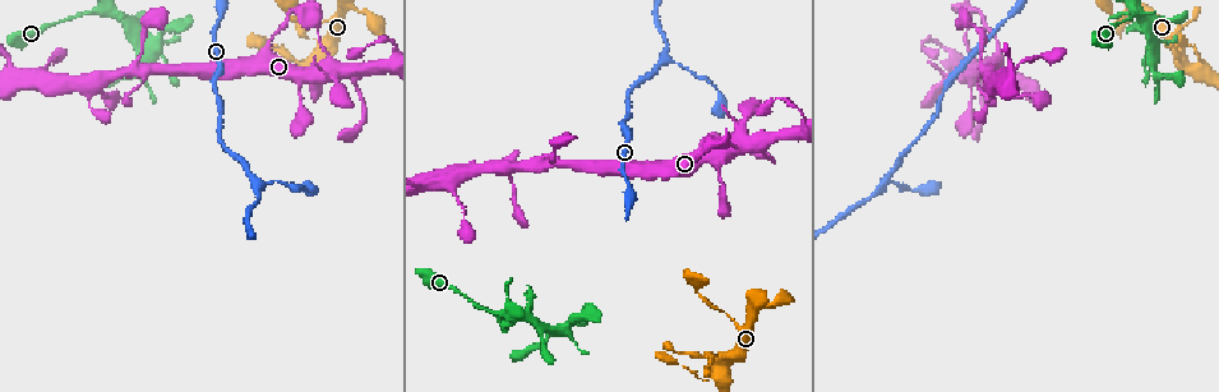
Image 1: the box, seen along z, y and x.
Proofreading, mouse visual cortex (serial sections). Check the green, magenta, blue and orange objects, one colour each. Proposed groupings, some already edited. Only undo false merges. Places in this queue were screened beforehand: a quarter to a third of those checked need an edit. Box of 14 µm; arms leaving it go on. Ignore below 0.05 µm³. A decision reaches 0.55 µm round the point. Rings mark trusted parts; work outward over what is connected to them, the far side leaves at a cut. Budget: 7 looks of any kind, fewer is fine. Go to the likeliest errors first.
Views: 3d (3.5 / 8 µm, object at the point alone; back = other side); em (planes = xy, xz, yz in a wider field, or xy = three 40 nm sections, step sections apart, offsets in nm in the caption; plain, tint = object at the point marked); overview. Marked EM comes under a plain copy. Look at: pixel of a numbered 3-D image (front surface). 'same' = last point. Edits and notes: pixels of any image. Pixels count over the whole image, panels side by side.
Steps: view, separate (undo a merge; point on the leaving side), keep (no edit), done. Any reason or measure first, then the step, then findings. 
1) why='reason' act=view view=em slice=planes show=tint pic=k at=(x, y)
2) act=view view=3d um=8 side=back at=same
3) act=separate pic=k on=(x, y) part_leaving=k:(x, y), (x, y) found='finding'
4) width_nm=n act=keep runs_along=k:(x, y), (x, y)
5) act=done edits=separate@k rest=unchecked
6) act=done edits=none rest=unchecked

why='narrows sharply' act=view view=3d um=3.5 pic=1 at=(715, 356)

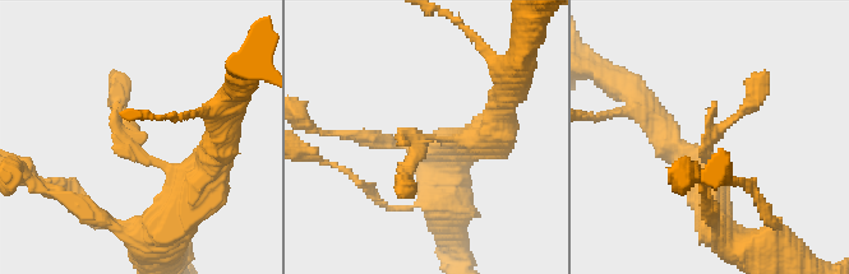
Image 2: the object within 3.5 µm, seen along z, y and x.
act=view view=em slice=xy step=3 show=tint pic=2 at=(427, 138)

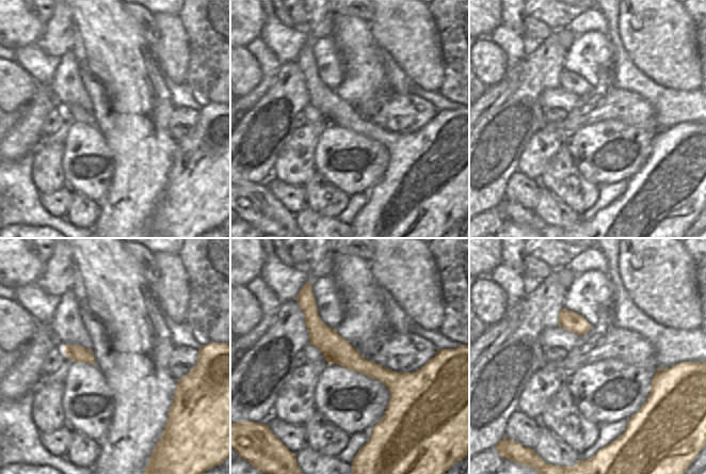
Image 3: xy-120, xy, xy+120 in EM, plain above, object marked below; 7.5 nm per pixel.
act=keep runs_along=2:(213, 167), (201, 182), (153, 163), (119, 93) found='all the same cell'

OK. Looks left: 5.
why='sharp bend' act=view view=3d um=8 side=back pic=1 at=(101, 11)

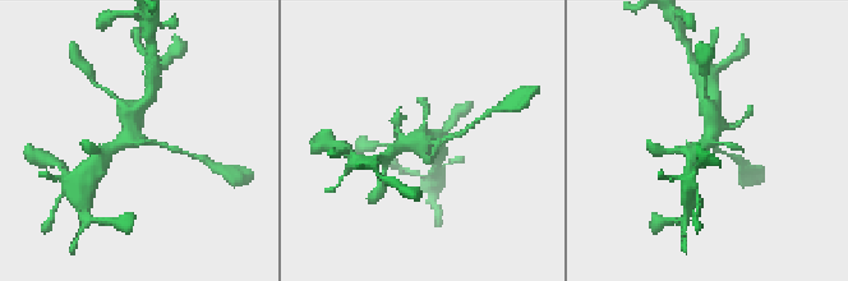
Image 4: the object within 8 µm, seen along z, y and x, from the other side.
act=view view=em slice=planes show=tint pic=4 at=(132, 140)

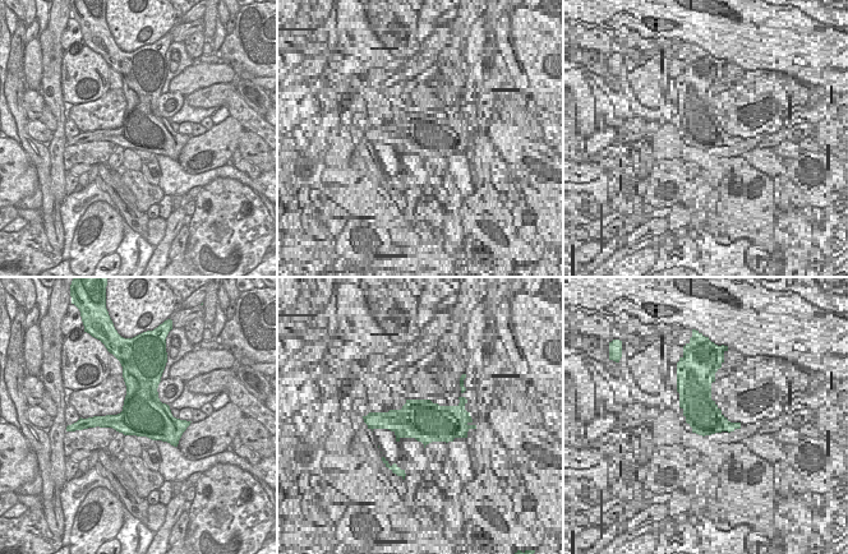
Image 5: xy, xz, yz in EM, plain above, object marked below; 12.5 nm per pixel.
act=keep runs_along=4:(455, 136), (390, 155) found='one cell here'

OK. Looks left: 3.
why='three arms meet' act=view view=3d um=3.5 side=back pic=1 at=(358, 12)

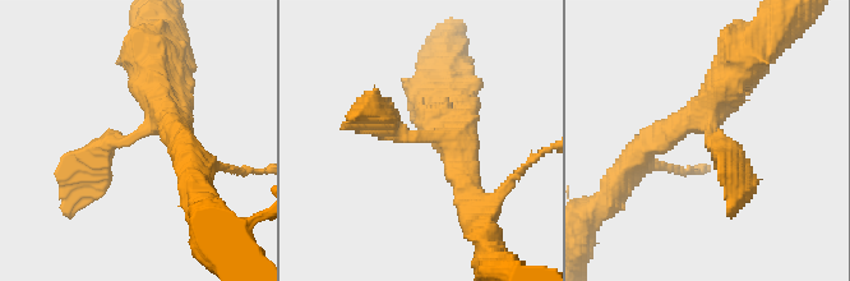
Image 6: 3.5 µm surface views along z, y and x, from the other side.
act=view view=em slice=xy step=3 show=tint pic=6 at=(419, 138)

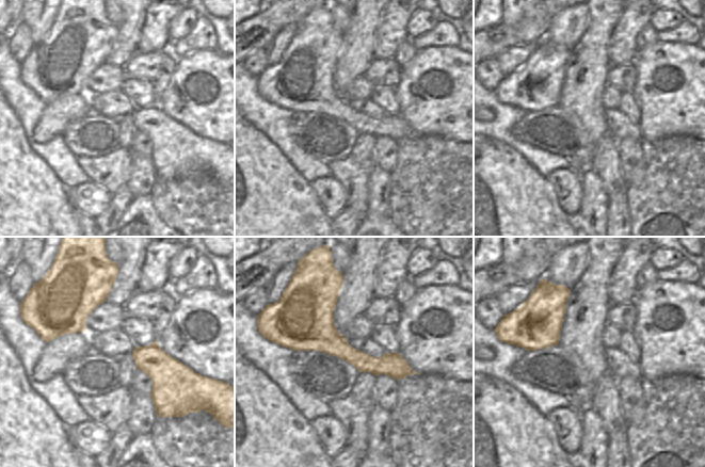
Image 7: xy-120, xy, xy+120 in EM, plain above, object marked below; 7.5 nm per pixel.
why='cut it another way' act=view view=em slice=xy step=5 show=tint at=same

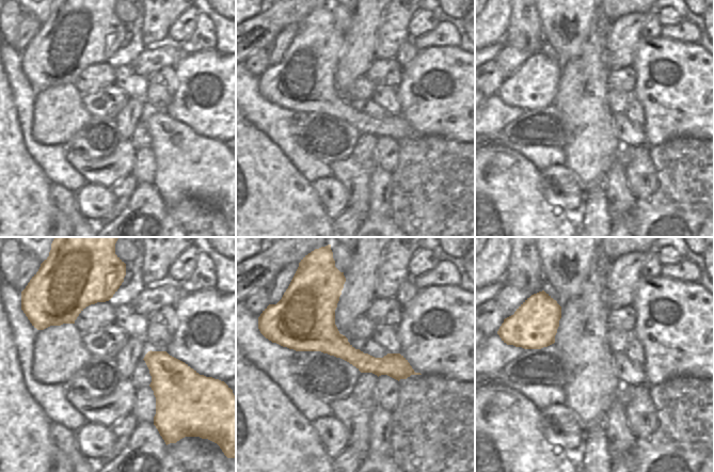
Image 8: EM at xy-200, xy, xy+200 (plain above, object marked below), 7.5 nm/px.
arm_widths_nm=350,400,400 act=keep runs_along=8:(286, 343), (411, 372) found='all the same cell'

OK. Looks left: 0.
act=done edits=none rest=unchecked

